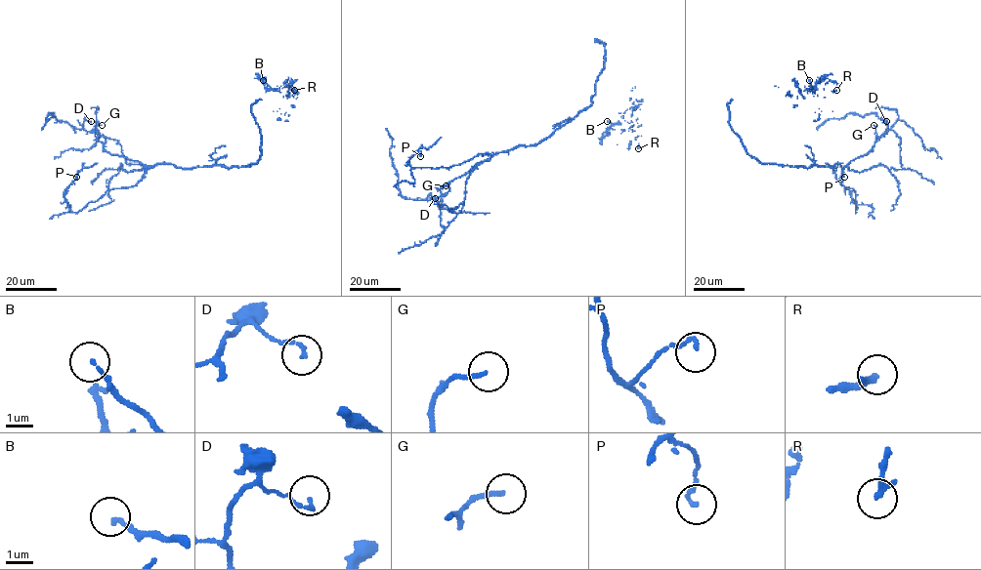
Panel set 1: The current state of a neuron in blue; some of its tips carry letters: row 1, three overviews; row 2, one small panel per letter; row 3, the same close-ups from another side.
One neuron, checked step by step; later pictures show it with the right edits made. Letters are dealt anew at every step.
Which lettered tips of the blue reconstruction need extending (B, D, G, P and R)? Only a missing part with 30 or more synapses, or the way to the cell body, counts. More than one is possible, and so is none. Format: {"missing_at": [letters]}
{"missing_at": []}

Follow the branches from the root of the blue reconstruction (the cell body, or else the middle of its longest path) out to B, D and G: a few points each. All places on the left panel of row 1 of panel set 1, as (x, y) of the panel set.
B: (220, 166), (211, 155), (216, 148), (226, 145), (270, 89), (263, 80)
D: (220, 166), (146, 166), (108, 153), (104, 148), (103, 137), (84, 129), (83, 122), (91, 121)
G: (220, 166), (146, 166), (108, 153), (97, 140), (96, 128), (102, 125)

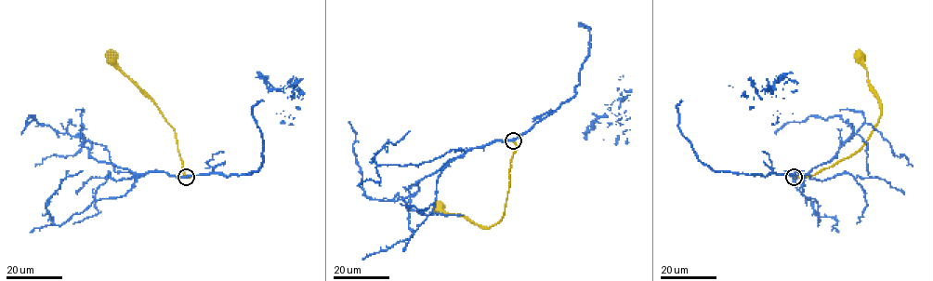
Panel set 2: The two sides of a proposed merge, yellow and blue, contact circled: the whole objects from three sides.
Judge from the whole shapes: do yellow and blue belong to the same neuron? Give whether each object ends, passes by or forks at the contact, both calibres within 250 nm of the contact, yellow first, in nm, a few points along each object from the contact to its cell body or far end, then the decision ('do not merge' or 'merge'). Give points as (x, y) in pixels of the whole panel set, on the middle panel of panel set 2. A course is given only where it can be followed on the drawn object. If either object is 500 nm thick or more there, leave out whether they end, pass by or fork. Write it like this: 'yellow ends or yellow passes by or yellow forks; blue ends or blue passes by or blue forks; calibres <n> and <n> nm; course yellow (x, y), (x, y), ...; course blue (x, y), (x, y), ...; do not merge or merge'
yellow ends; blue passes by; calibres 240 and 320 nm; course yellow (513, 140), (516, 150), (509, 170), (504, 213), (498, 222), (482, 228), (439, 206); course blue (513, 140), (575, 94), (590, 41), (580, 23), (591, 29), (605, 104), (626, 119), (614, 144); merge

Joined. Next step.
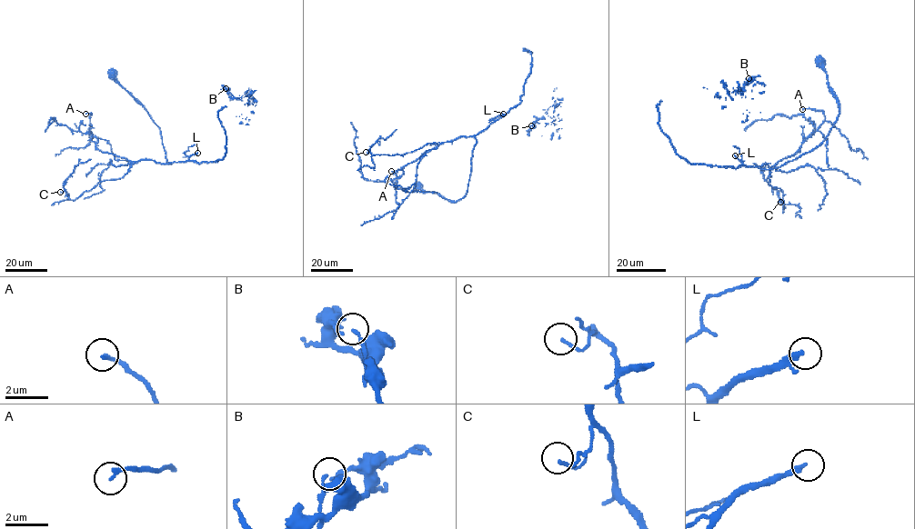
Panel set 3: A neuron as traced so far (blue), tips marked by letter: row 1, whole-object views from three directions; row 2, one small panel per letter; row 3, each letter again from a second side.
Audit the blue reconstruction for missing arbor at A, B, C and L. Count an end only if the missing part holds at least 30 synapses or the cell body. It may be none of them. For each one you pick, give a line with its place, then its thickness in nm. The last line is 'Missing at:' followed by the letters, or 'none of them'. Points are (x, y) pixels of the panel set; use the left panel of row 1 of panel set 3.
L: Place: (197, 153). Thickness 170 nm
Missing at: L

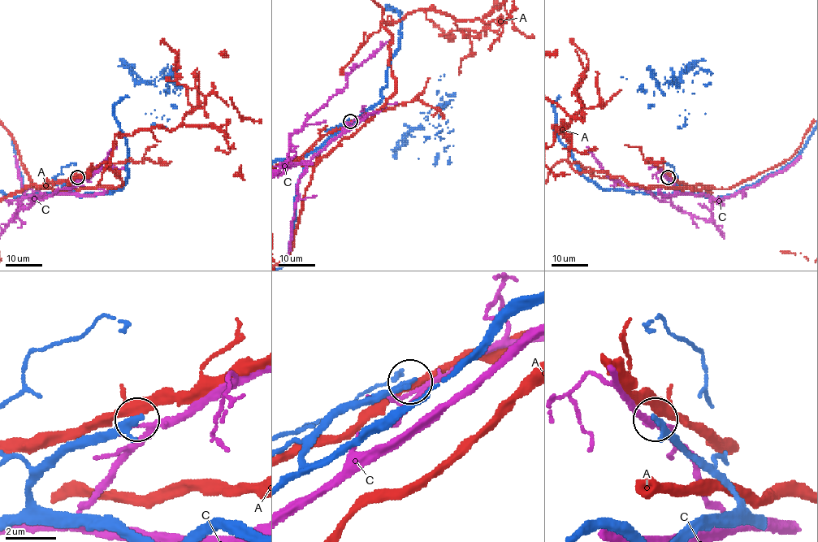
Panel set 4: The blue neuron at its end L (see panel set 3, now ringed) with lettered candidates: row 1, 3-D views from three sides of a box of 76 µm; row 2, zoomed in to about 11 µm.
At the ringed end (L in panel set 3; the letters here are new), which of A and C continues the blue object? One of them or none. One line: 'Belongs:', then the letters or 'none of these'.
Belongs: none of these

